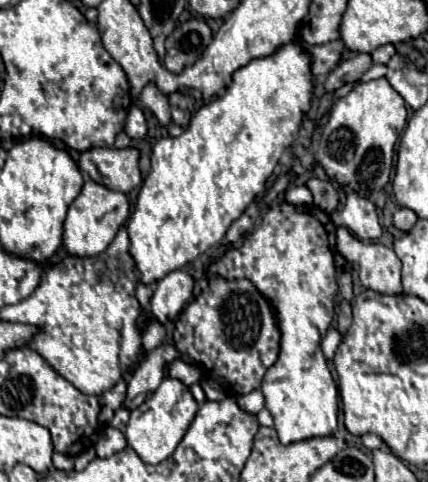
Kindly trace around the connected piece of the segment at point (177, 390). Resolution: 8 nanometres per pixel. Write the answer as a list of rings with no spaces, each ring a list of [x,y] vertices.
[[[165,378],[161,382],[161,386],[137,410],[131,412],[127,430],[125,430],[127,444],[137,452],[137,456],[145,464],[159,464],[159,462],[167,460],[175,452],[181,438],[185,436],[189,424],[195,418],[197,408],[199,406],[197,406],[195,398],[191,396],[189,388],[183,382],[179,382],[175,378]]]

